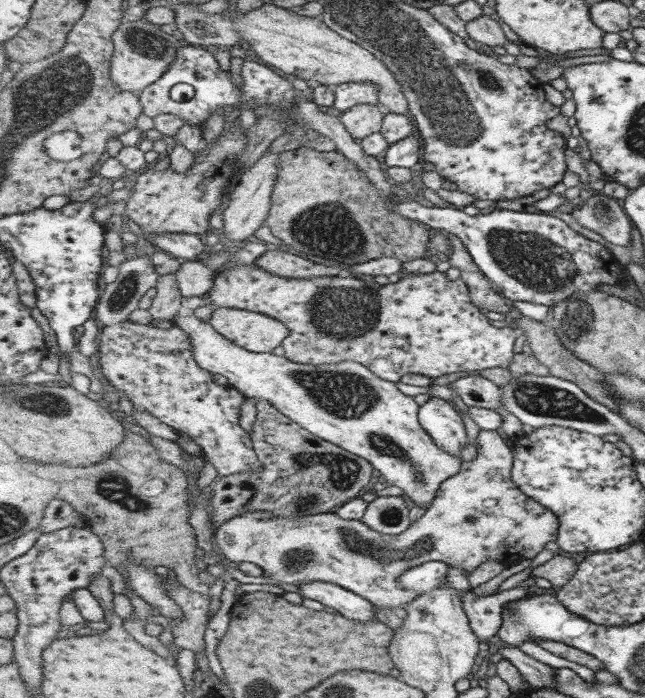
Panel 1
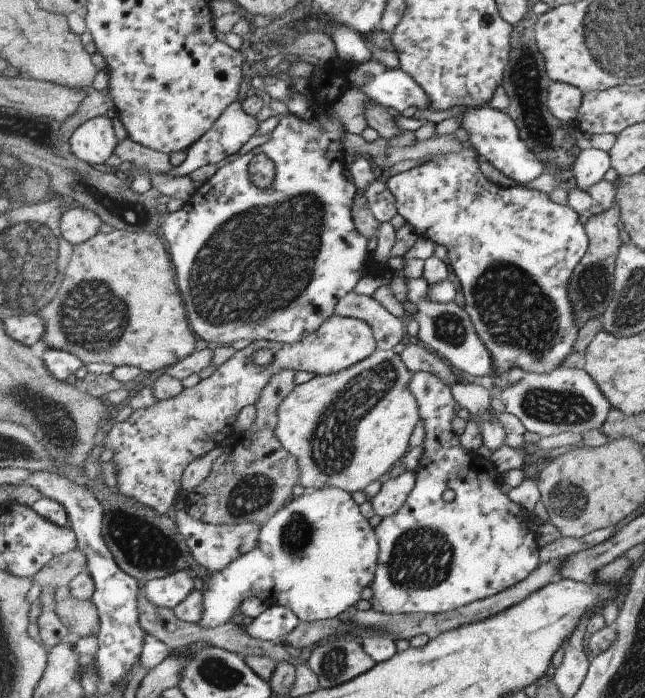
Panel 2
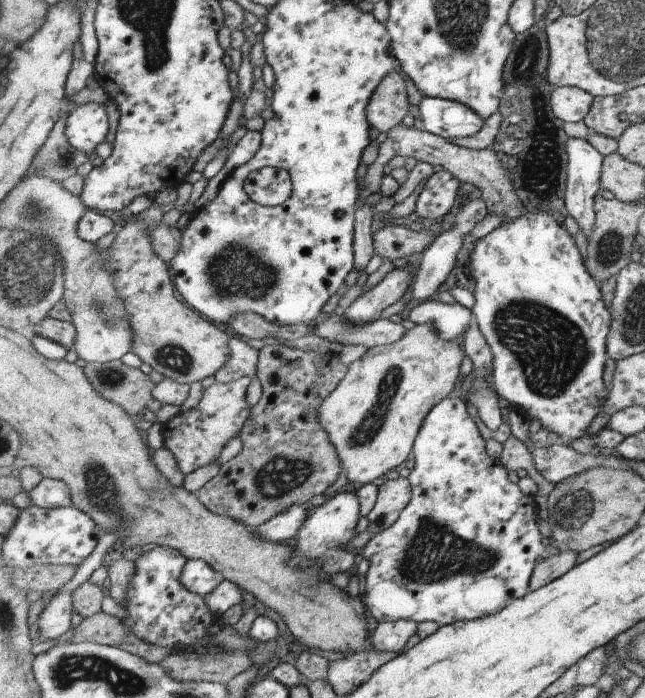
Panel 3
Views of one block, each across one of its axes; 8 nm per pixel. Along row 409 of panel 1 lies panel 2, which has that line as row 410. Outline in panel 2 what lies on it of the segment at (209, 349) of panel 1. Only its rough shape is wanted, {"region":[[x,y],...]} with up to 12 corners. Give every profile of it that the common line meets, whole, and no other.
{"region":[[396,349],[301,383],[275,436],[299,485],[359,492],[411,447]]}

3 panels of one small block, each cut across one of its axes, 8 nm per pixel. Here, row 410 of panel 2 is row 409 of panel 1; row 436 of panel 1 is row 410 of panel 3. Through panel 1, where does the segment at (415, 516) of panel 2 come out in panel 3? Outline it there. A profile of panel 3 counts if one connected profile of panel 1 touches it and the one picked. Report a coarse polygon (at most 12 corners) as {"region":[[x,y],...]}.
{"region":[[466,398],[415,441],[412,501],[364,550],[377,623],[529,594],[534,495]]}

